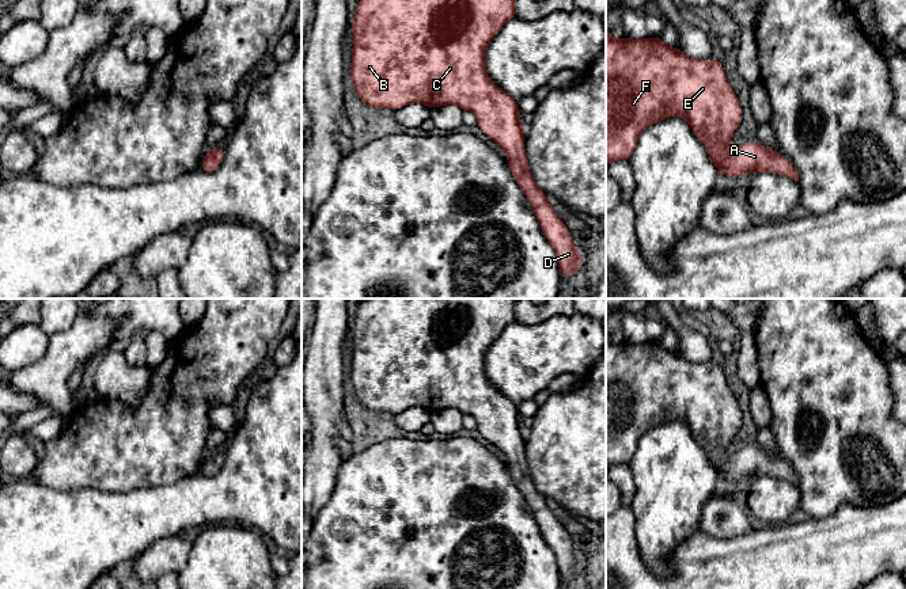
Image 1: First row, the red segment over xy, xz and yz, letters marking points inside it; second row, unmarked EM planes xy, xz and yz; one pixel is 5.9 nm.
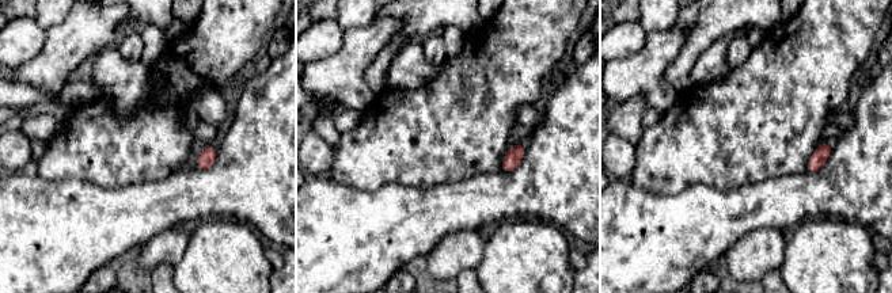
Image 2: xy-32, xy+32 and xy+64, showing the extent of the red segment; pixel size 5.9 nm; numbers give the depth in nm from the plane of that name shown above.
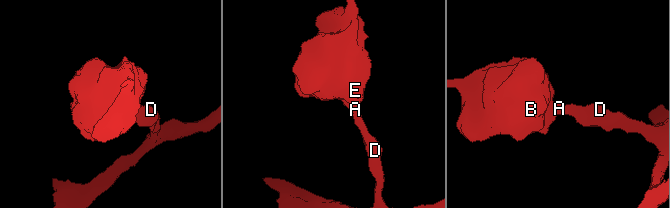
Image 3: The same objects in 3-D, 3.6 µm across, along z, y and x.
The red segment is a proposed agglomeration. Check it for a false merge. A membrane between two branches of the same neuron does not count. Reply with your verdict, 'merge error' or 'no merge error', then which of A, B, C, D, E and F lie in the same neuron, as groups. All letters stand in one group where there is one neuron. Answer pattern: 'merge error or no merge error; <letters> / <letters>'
no merge error; A B C D E F

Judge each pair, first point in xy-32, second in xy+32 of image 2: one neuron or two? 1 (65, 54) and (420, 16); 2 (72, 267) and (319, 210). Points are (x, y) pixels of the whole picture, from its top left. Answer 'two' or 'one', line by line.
1: two
2: one

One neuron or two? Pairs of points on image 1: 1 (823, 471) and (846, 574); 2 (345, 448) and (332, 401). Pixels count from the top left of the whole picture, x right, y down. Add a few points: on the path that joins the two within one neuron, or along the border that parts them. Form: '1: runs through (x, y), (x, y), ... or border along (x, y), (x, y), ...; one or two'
1: border along (864, 506), (841, 505), (825, 517), (808, 517); two
2: border along (340, 437), (338, 447), (344, 458); two

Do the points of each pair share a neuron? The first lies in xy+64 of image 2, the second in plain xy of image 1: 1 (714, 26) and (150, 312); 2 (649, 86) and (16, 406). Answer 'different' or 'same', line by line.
1: same
2: different

